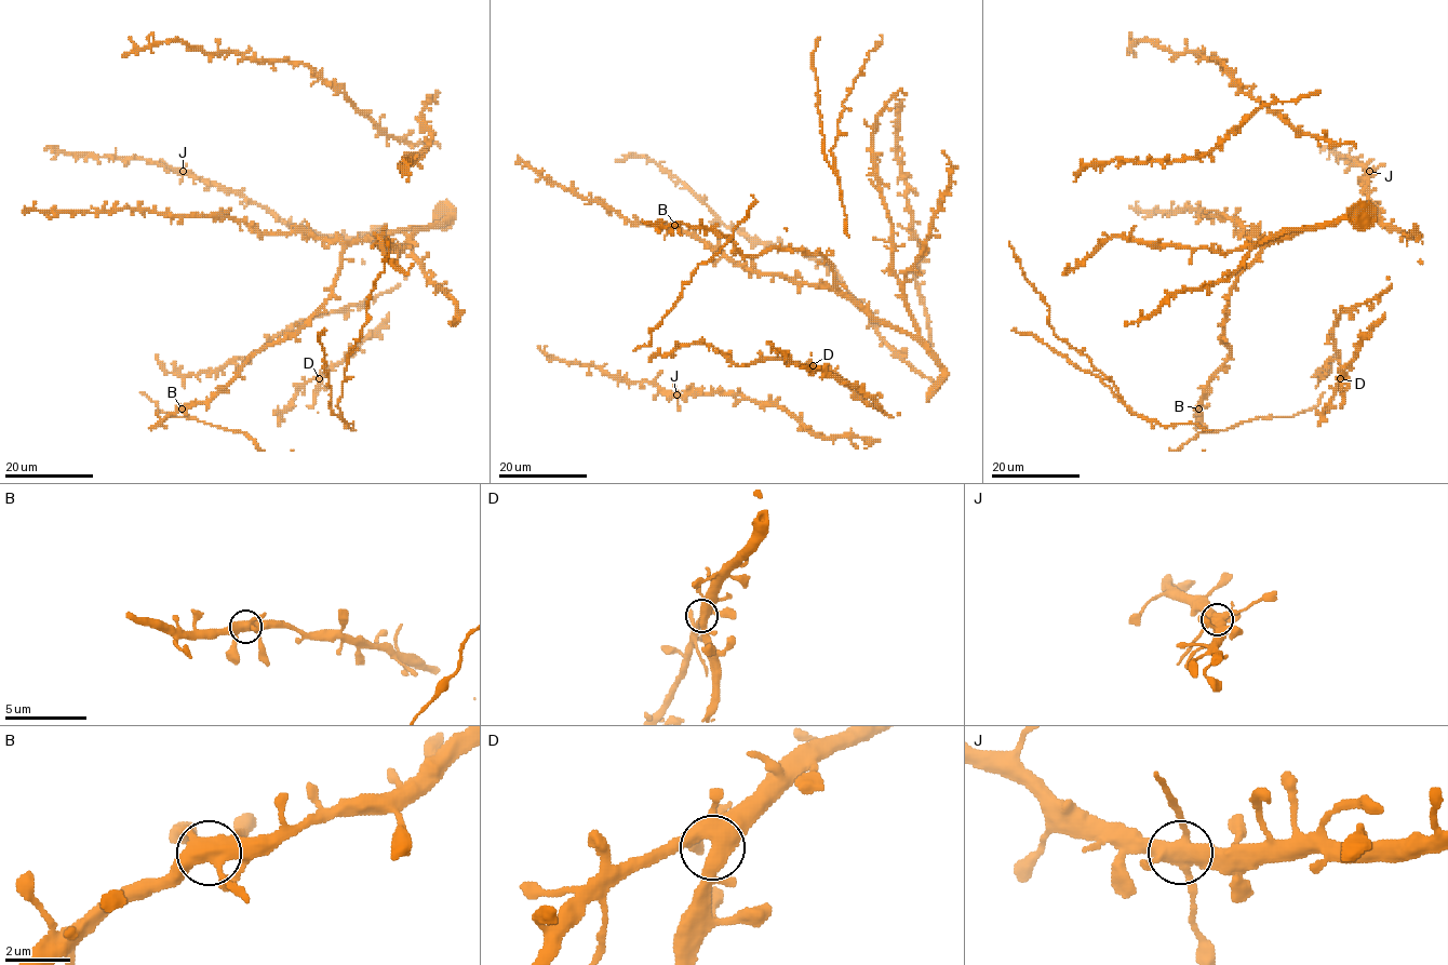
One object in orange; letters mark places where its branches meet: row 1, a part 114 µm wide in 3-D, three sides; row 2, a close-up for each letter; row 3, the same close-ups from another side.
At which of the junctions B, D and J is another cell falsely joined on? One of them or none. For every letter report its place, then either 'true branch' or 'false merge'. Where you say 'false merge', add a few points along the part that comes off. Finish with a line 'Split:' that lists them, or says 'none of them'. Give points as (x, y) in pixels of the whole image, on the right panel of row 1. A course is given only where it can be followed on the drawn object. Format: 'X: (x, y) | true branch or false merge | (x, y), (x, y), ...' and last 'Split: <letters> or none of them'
B: (1198, 409) | true branch
D: (1340, 378) | true branch
J: (1369, 171) | false merge | (1368, 171), (1385, 163)
Split: J

